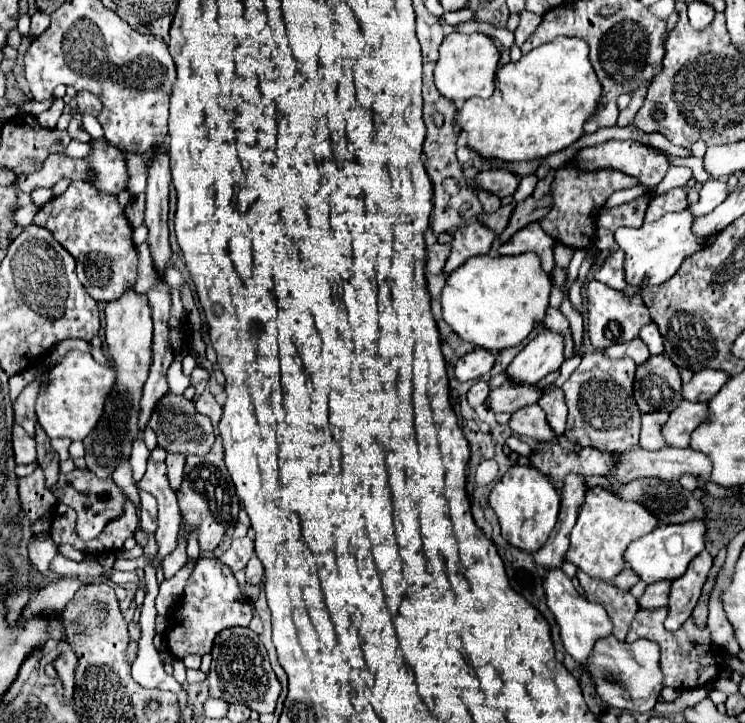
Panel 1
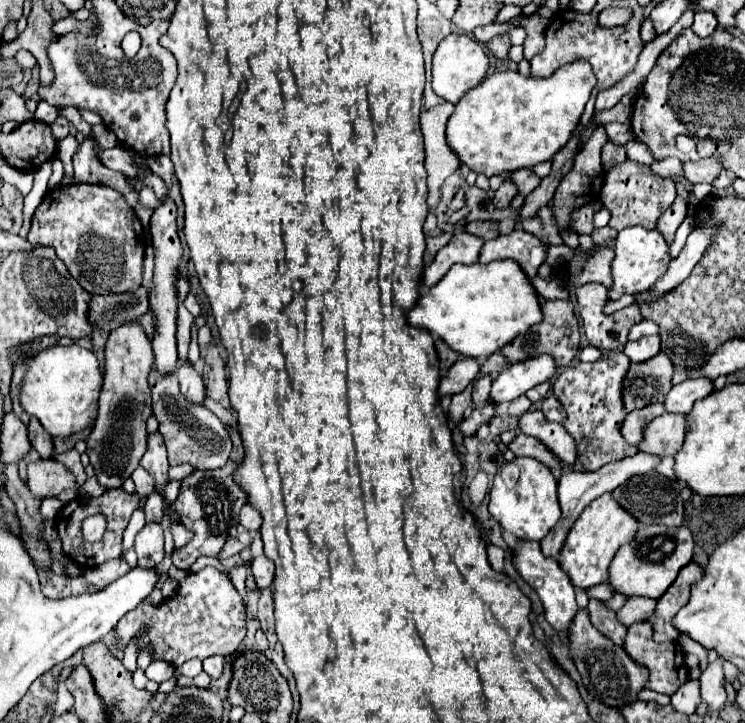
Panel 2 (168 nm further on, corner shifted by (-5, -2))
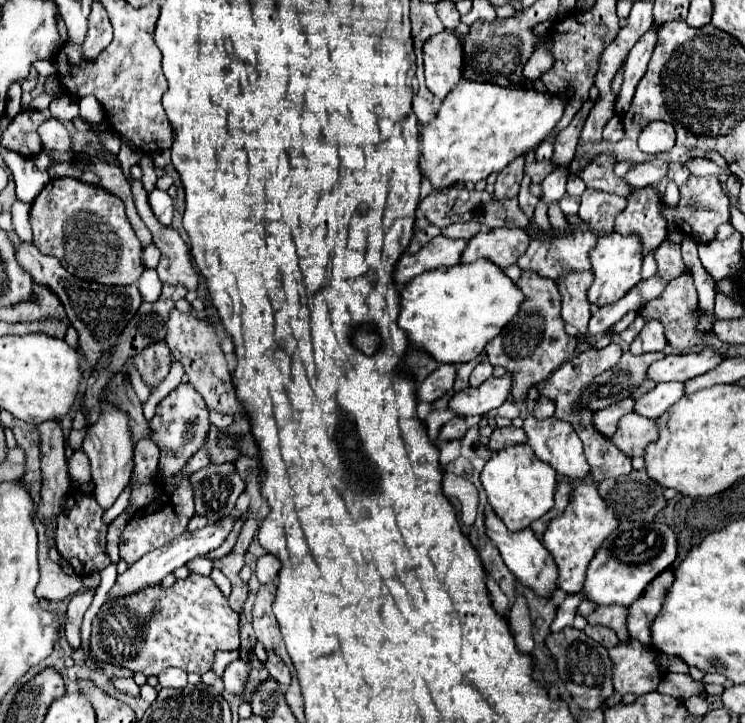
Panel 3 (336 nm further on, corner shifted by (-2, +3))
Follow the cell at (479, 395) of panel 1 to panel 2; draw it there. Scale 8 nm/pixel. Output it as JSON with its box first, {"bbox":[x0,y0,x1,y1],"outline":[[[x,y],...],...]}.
{"bbox":[473,376,491,402],"outline":[[[483,376],[477,378],[473,384],[473,402],[487,402],[489,400],[489,392],[491,392],[491,378]]]}

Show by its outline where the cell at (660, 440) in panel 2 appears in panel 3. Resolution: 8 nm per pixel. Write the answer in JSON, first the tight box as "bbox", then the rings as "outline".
{"bbox":[608,413,658,457],"outline":[[[628,413],[618,421],[618,427],[614,435],[608,437],[608,441],[614,443],[624,455],[634,457],[634,455],[642,455],[644,447],[652,443],[656,437],[658,437],[658,429],[654,421],[642,419],[642,415]]]}

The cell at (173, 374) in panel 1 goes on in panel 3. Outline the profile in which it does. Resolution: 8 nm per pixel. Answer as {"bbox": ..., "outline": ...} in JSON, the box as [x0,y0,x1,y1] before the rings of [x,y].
{"bbox":[120,383,210,565],"outline":[[[190,383],[178,385],[170,395],[166,395],[158,403],[156,415],[150,419],[148,437],[160,449],[158,475],[156,475],[156,485],[160,489],[160,495],[154,503],[142,507],[138,515],[132,515],[128,525],[124,527],[124,533],[122,533],[124,541],[120,543],[120,557],[128,565],[136,563],[142,555],[166,545],[170,539],[186,531],[188,521],[194,517],[194,497],[192,497],[190,477],[184,475],[184,467],[188,459],[196,455],[200,447],[204,445],[208,429],[210,429],[208,407],[206,403],[202,403],[202,397],[198,395],[198,391],[190,387]]]}

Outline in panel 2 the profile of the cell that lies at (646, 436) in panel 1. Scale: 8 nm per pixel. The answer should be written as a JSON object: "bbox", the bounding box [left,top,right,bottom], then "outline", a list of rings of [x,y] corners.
{"bbox":[621,404,665,446],"outline":[[[651,404],[649,408],[641,408],[641,410],[633,410],[629,412],[629,416],[625,418],[625,424],[621,428],[621,434],[625,434],[625,440],[631,446],[639,446],[639,442],[643,440],[643,432],[645,426],[649,422],[653,422],[657,416],[665,414],[663,404]]]}

